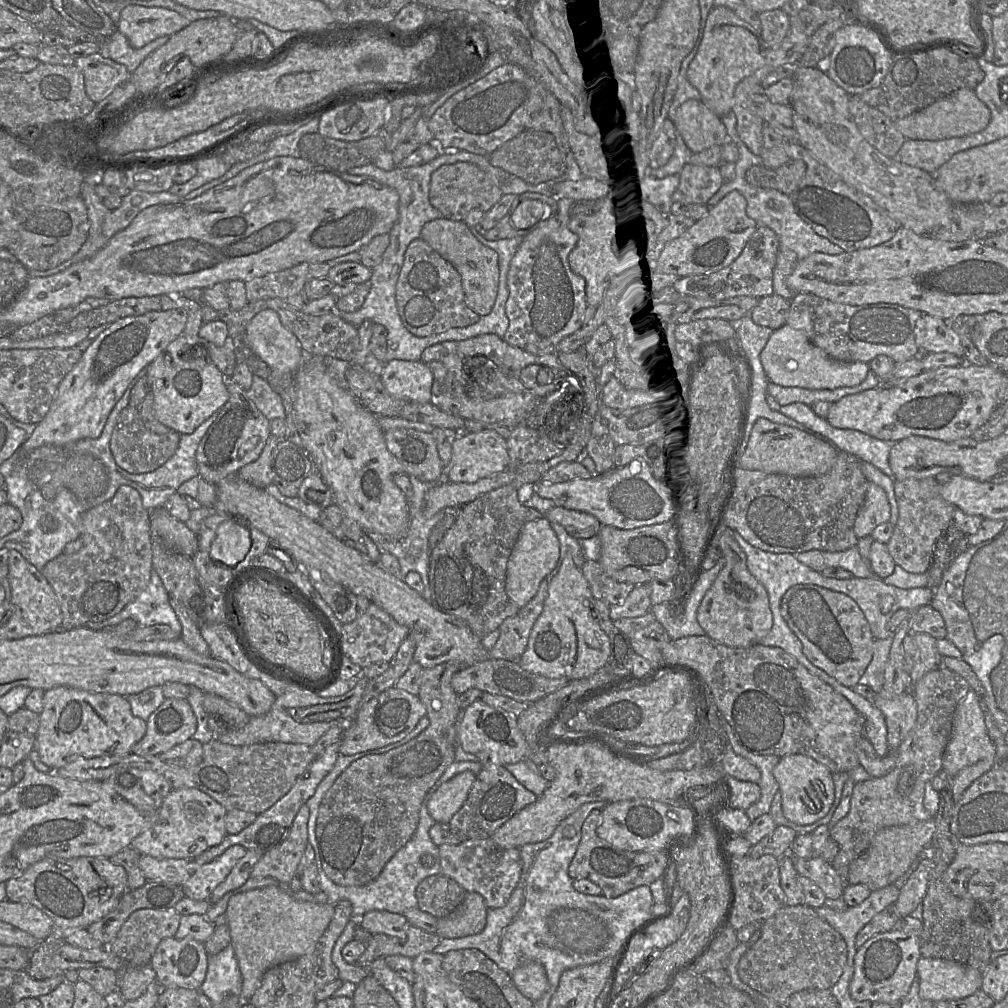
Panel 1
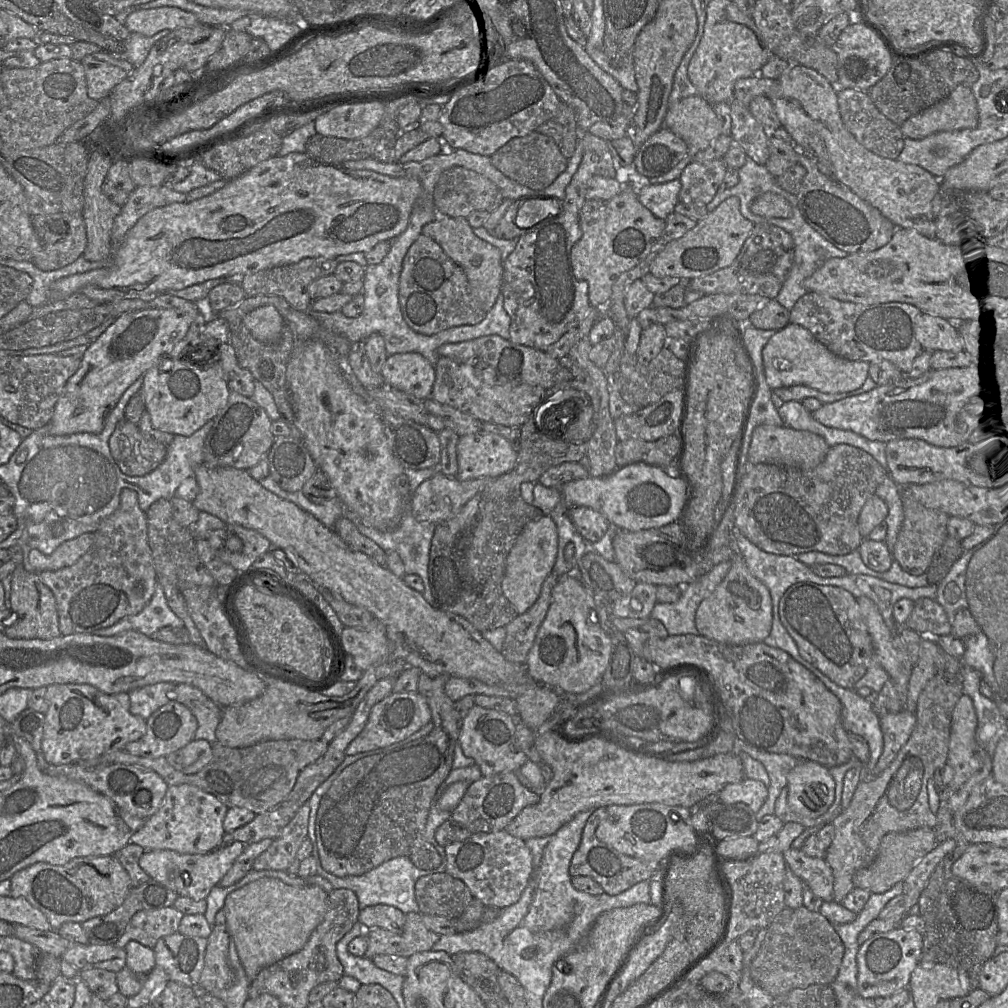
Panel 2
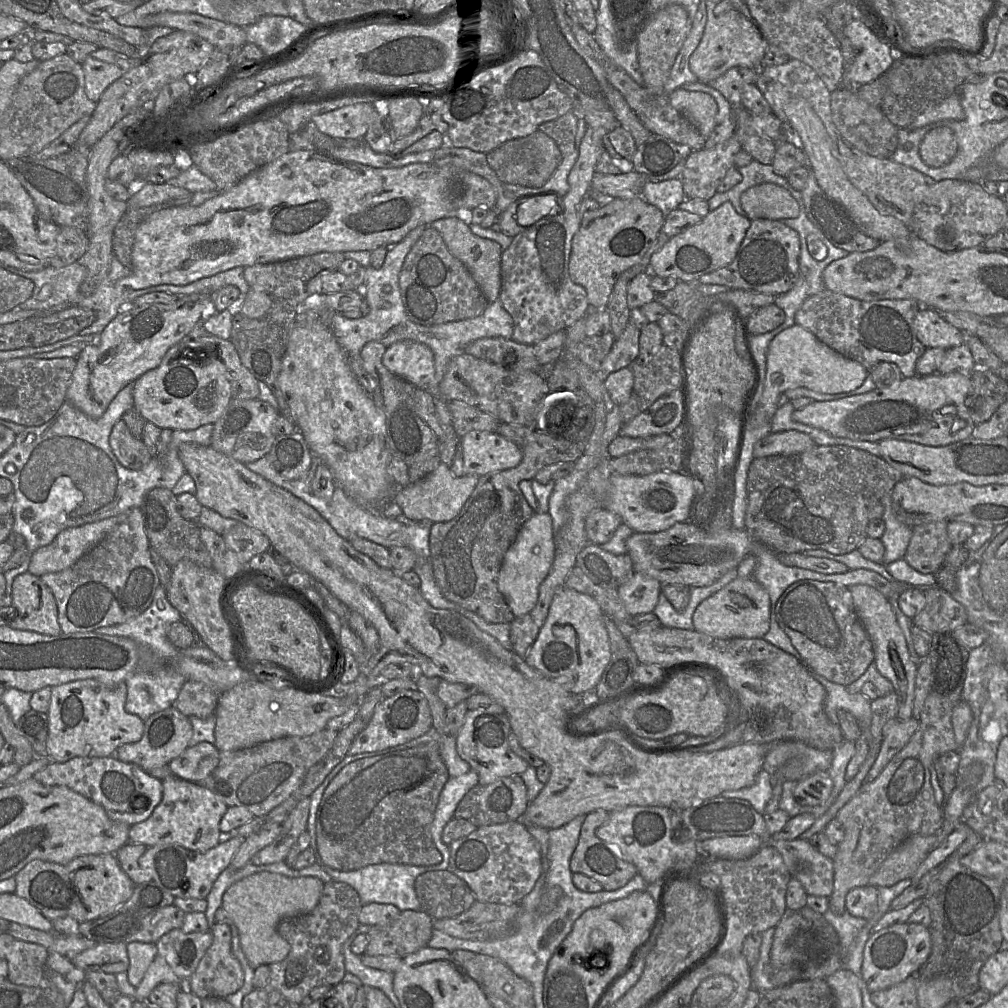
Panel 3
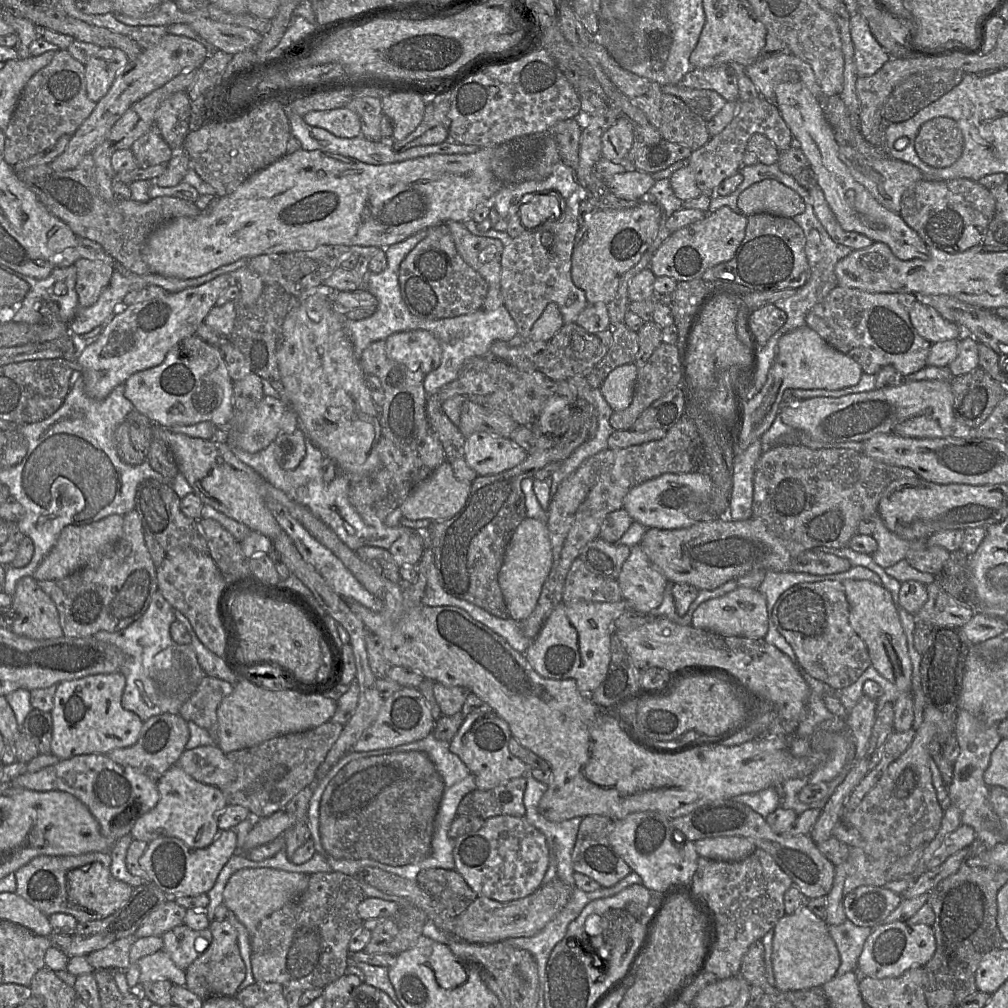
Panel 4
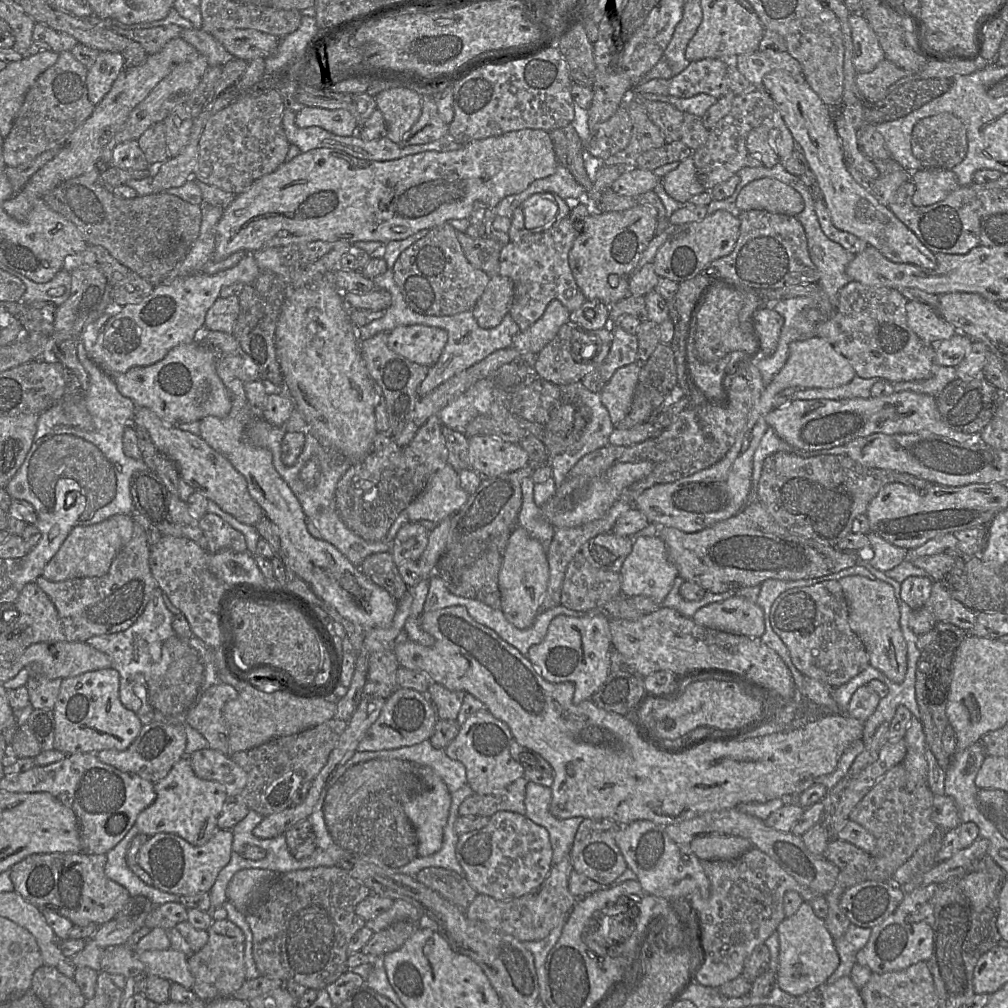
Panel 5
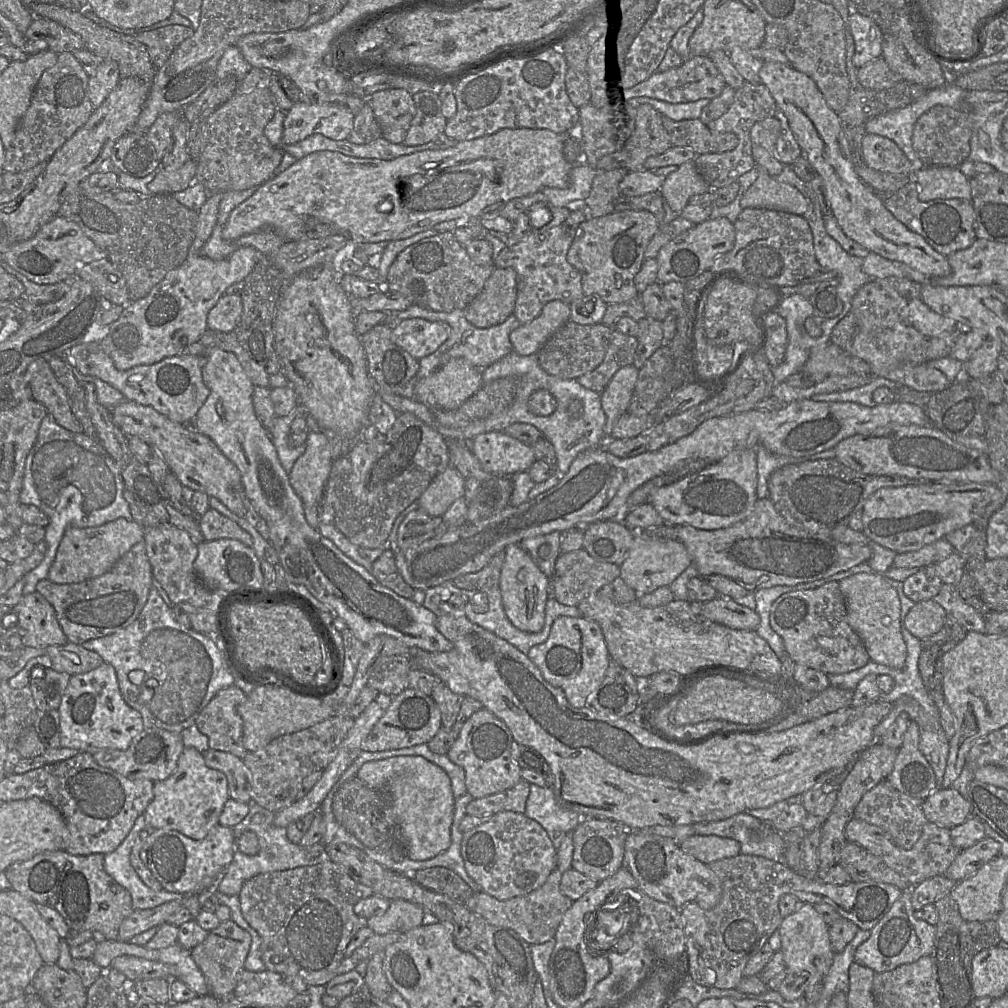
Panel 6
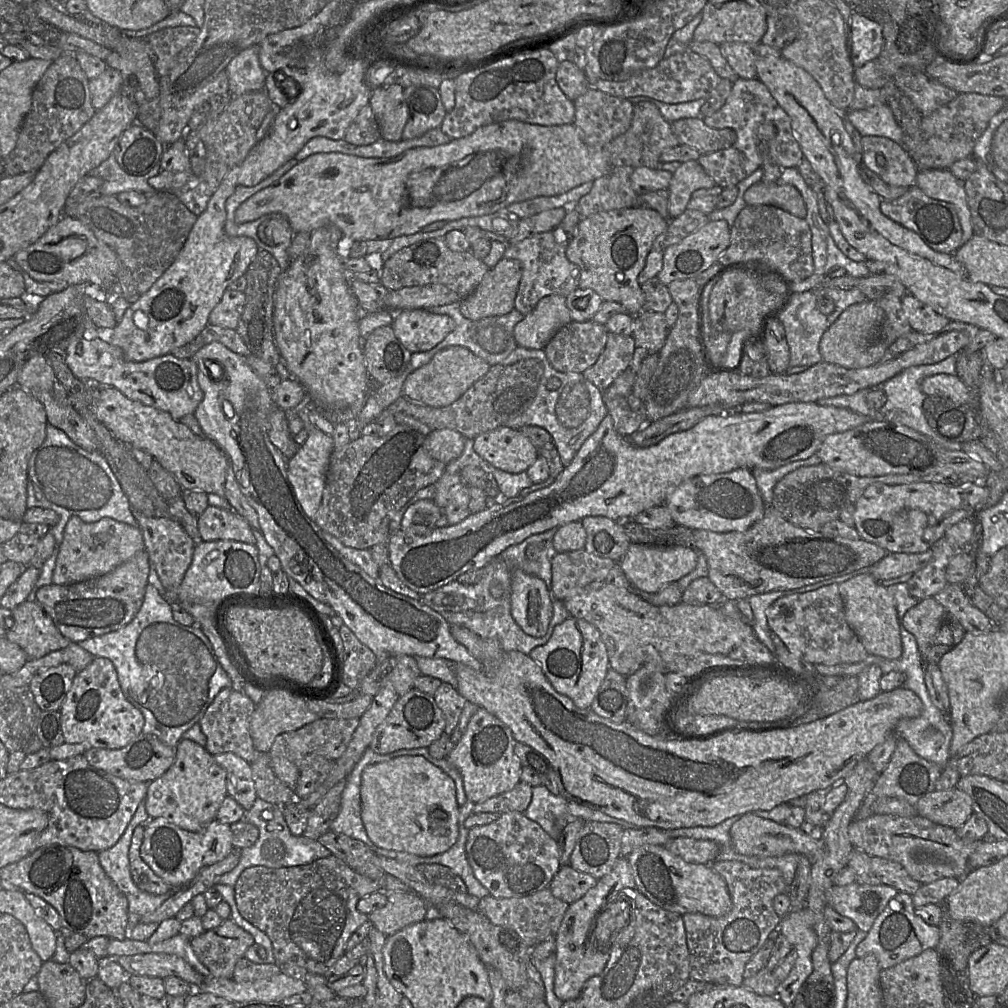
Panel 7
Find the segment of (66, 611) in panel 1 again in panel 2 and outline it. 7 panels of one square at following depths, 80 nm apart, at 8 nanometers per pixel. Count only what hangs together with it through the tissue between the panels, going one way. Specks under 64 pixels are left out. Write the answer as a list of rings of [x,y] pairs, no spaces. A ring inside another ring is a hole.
[[[129,488],[122,489],[118,508],[99,522],[94,533],[92,546],[74,564],[39,573],[40,579],[55,597],[59,629],[63,635],[91,633],[111,626],[126,616],[137,614],[150,601],[158,582],[148,542],[146,513],[138,504],[136,491]]]

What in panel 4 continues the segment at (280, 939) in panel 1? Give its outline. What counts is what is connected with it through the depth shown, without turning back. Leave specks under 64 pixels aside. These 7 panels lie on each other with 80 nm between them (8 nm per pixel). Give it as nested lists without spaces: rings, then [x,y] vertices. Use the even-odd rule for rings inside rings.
[[[245,868],[236,871],[228,880],[223,891],[223,904],[232,911],[237,919],[246,927],[250,935],[252,952],[263,953],[267,951],[267,944],[259,936],[257,928],[260,922],[279,910],[287,903],[296,900],[308,887],[309,875],[302,873],[287,872],[272,868]]]

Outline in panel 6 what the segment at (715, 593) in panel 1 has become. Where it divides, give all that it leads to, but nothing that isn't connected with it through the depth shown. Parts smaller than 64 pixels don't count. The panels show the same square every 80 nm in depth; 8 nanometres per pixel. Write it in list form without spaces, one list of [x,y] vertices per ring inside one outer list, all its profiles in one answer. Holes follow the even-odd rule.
[[[717,597],[703,603],[701,614],[712,622],[737,630],[756,631],[760,623],[755,610],[739,605],[731,598]]]

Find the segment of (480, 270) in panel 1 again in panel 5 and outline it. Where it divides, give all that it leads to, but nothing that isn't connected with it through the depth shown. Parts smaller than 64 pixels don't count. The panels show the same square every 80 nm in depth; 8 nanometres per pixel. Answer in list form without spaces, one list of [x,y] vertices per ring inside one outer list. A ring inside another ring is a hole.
[[[457,231],[457,238],[467,260],[490,277],[499,274],[499,256],[503,245],[500,242],[482,238],[472,238],[465,232]]]

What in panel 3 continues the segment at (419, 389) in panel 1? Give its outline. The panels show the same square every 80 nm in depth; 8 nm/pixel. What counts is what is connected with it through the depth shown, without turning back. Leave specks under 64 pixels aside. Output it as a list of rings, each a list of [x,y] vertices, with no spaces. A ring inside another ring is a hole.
[[[412,340],[398,341],[387,347],[382,363],[392,374],[407,380],[416,388],[426,389],[435,375],[432,350]]]

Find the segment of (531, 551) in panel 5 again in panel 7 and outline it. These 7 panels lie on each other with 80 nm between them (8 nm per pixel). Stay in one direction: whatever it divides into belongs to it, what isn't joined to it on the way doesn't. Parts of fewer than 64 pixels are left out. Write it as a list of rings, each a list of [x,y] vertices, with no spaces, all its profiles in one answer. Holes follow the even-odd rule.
[[[514,568],[511,580],[511,615],[520,628],[532,637],[546,634],[553,614],[553,597],[537,576]]]

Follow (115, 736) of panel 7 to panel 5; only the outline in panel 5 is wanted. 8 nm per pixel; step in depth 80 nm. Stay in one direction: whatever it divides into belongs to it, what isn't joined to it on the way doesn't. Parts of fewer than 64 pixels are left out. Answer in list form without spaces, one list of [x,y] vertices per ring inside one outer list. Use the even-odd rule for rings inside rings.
[[[105,668],[90,671],[62,680],[56,704],[53,708],[55,721],[54,750],[67,756],[96,754],[103,750],[124,751],[139,735],[143,724],[135,713],[126,709],[119,699],[120,676],[117,670]]]

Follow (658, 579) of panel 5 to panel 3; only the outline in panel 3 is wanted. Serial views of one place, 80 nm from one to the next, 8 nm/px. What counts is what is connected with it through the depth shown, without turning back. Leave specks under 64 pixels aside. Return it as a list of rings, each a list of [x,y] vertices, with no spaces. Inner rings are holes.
[[[639,572],[625,580],[618,593],[625,609],[631,616],[653,612],[658,603],[662,583]]]

